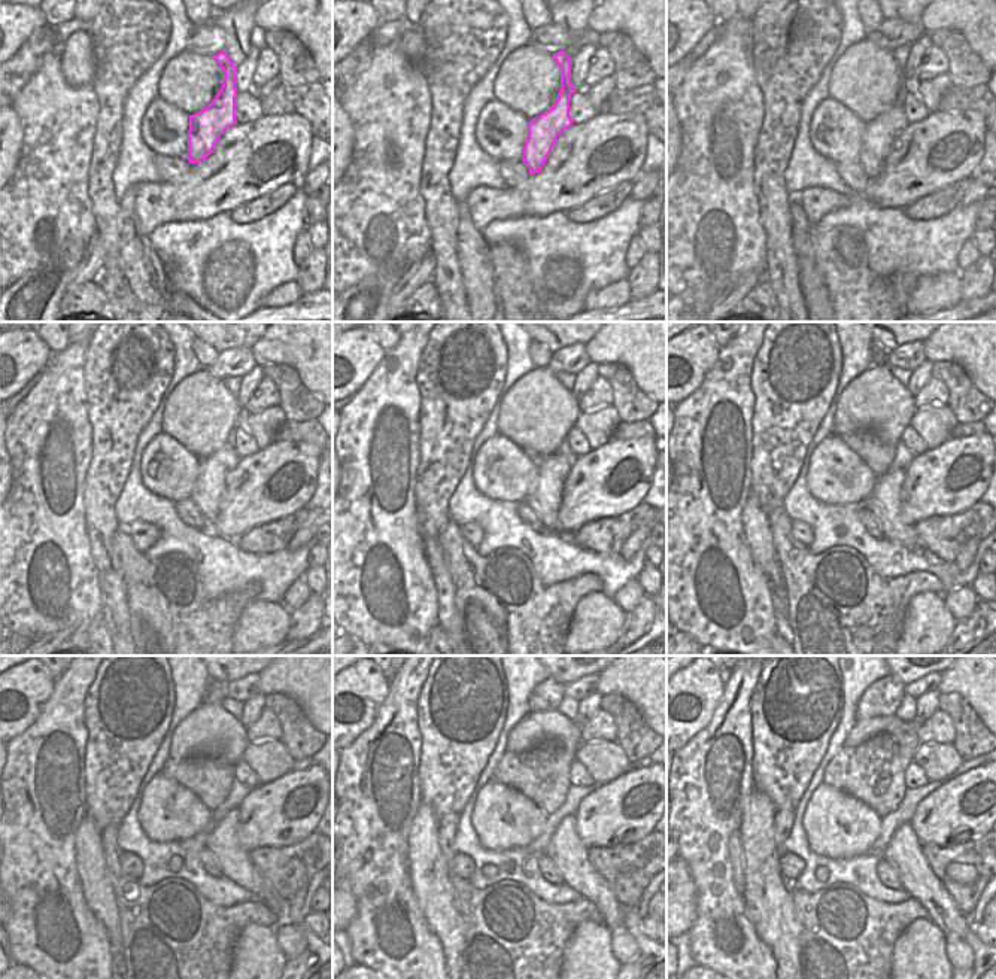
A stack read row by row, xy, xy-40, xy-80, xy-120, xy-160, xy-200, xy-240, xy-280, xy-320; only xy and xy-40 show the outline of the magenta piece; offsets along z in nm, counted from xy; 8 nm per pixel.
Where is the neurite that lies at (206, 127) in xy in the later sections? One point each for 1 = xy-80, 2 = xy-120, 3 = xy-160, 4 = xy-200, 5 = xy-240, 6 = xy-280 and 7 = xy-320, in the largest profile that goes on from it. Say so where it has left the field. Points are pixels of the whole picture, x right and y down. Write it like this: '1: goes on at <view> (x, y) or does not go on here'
1: goes on at xy-80 (878, 134)
2: goes on at xy-120 (206, 495)
3: goes on at xy-160 (544, 499)
4: goes on at xy-200 (883, 501)
5: goes on at xy-240 (234, 863)
6: goes on at xy-280 (568, 854)
7: goes on at xy-320 (902, 853)

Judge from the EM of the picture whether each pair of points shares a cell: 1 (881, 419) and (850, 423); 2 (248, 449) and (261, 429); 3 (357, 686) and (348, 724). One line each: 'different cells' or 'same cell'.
1: same cell
2: different cells
3: same cell

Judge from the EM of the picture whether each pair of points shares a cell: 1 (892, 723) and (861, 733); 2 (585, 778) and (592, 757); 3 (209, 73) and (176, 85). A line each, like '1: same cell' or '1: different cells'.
1: same cell
2: different cells
3: same cell

